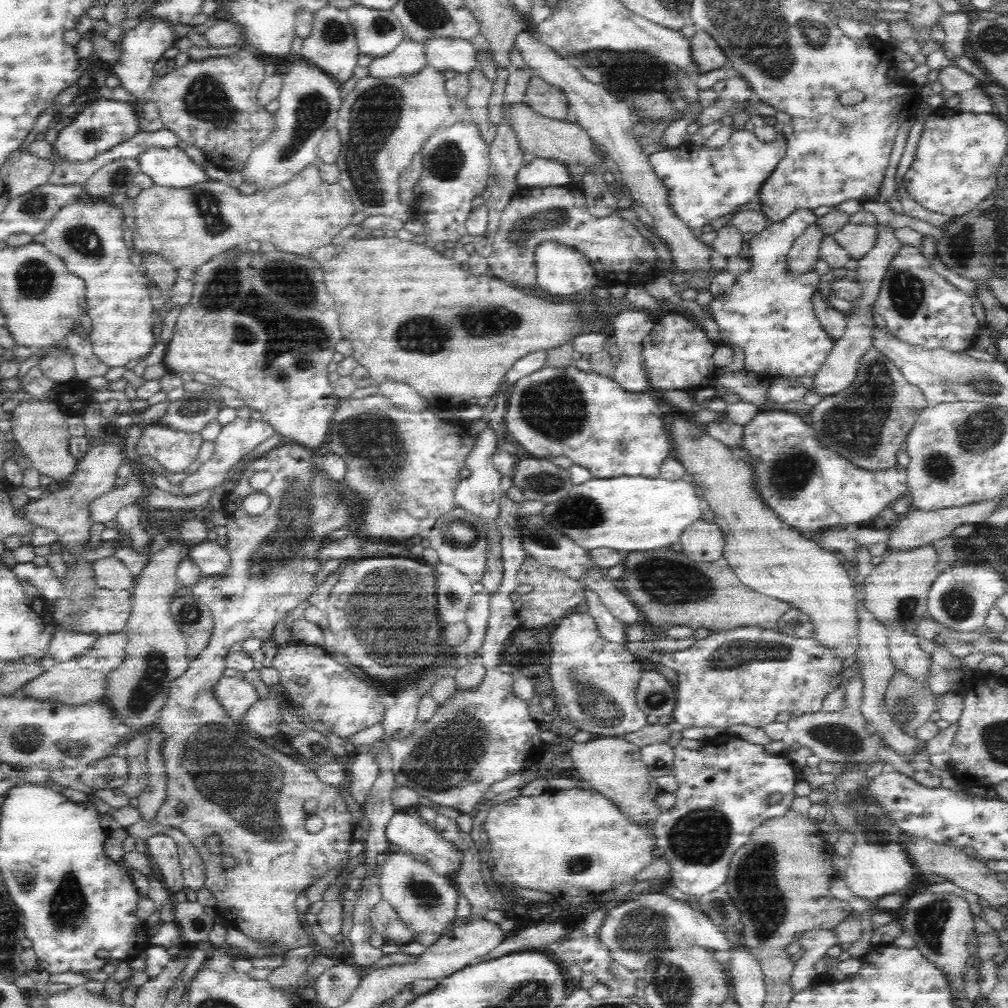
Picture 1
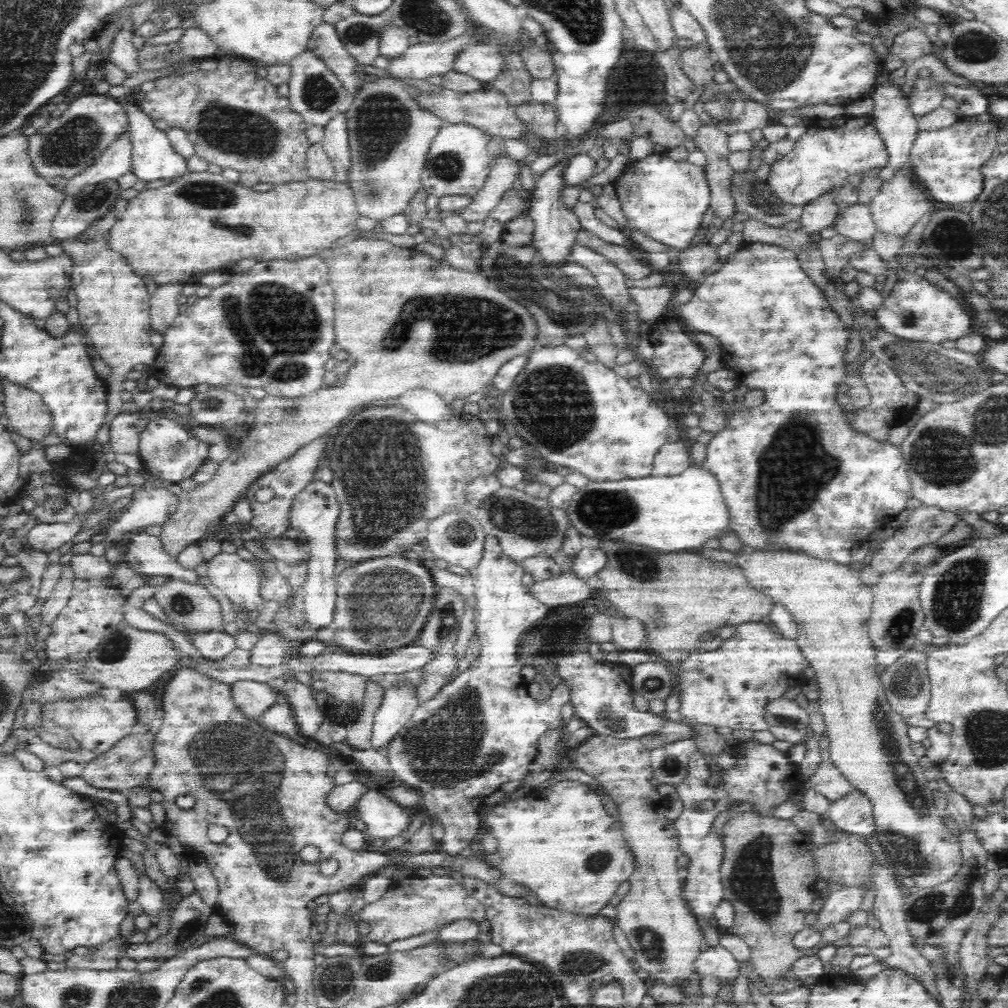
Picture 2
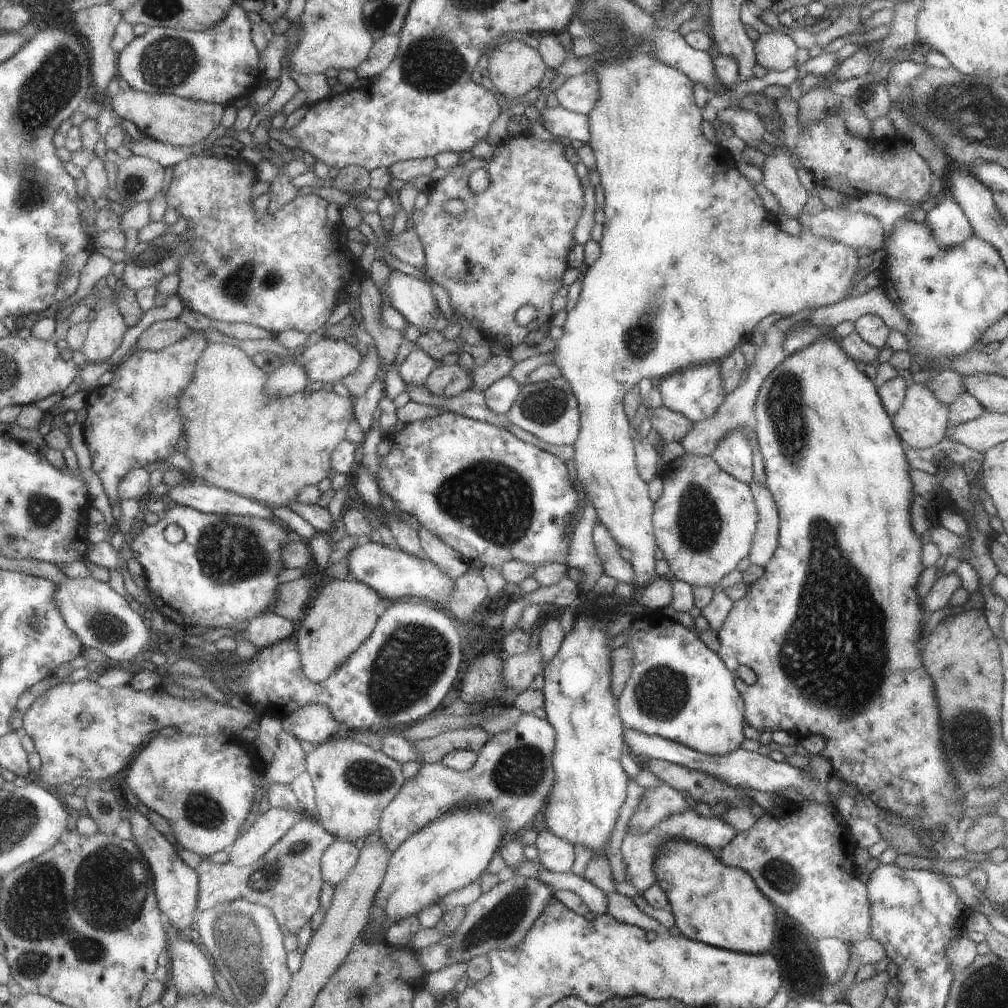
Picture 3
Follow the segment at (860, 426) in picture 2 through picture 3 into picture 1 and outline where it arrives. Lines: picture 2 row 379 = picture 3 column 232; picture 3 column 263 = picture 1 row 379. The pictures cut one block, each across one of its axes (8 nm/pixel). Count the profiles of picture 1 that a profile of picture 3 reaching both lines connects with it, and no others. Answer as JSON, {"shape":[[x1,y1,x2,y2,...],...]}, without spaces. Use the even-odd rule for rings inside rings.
{"shape":[[870,347,857,368,853,383,838,394,815,404,809,412,816,438,844,458,870,470,880,470,897,463,896,452,902,448,918,415,927,407,924,393,906,380,902,371,882,352]]}

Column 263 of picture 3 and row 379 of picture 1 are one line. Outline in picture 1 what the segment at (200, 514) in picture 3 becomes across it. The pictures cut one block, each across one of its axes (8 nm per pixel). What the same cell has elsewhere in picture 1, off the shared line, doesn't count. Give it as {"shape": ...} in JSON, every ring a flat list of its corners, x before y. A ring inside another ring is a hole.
{"shape":[[547,364,542,366,540,370,537,370,536,374,530,374,530,376,526,376,526,378,521,378,520,380,518,380,518,382,516,382,516,384,514,384,512,388,514,388,514,390,512,390,512,396,510,396,510,402,508,402,508,414,506,415,506,426,508,426,508,432,512,434,511,438,514,438,514,440,516,440,516,442,518,442,518,444,520,444,520,446,522,446,522,448,526,450,526,452,529,452,530,454,532,454,533,457,536,457,539,459,552,460,553,458,564,456,570,459,570,461,572,461,572,464,580,465,580,466,583,466,584,468,587,468,588,471,590,471,590,474,594,476,594,479,614,478,614,477,618,478,618,476,631,476,631,477,643,476,644,478,656,478,658,477,658,474,659,474,658,470,660,470,660,466,662,466,662,463,664,462,664,460,666,460,670,456,673,456,674,454,673,442,671,441,671,434,669,433,669,426,667,425,667,430,666,428,664,428,664,418,662,416,664,412,660,412,660,410,662,409,656,403,656,398,652,398,650,394,646,394,646,392,651,392,651,391,644,391,644,392,637,392,634,394,630,394,630,391,622,390,622,388,620,388,620,385,609,375,598,374,597,372,594,372,592,370,580,371,578,370,578,368,576,368,576,366,566,366,566,368,560,368,556,366,548,366]]}

